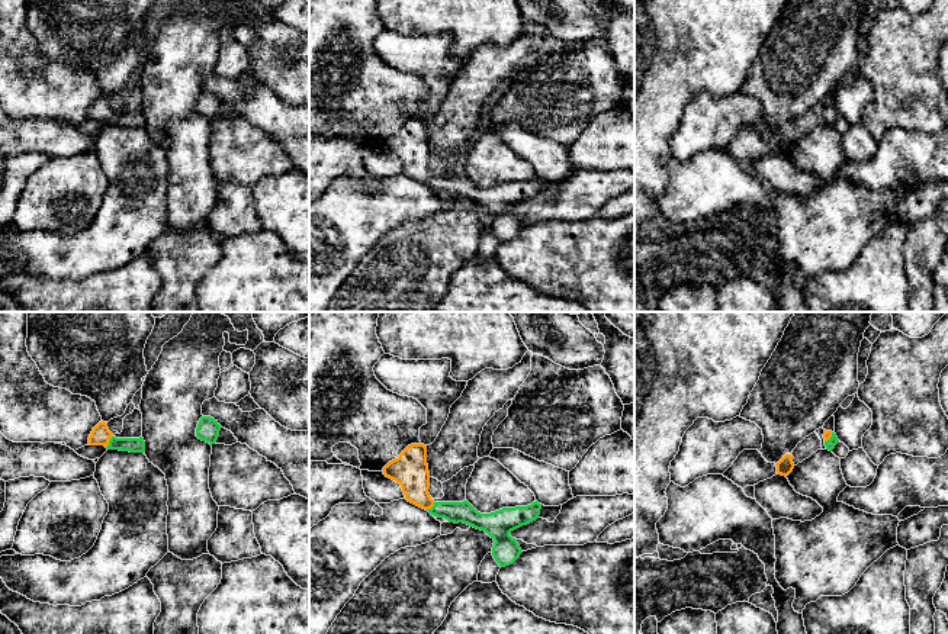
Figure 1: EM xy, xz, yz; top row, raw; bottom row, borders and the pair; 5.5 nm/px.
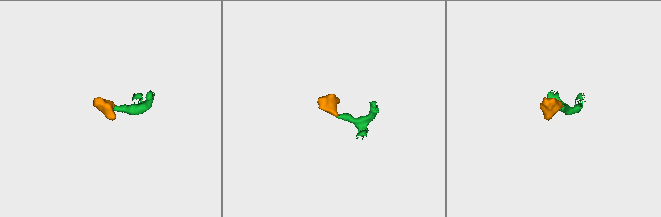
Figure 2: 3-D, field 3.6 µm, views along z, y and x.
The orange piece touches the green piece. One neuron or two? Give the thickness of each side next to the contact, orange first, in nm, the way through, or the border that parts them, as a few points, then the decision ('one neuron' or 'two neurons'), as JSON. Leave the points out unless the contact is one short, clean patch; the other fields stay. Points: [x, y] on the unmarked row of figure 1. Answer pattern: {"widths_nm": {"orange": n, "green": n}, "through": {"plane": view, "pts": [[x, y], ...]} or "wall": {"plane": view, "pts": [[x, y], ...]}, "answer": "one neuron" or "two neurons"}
{"widths_nm": {"orange": 110, "green": 80}, "through": {"plane": "xy", "pts": [[100, 110], [109, 115], [122, 119]]}, "answer": "one neuron"}

